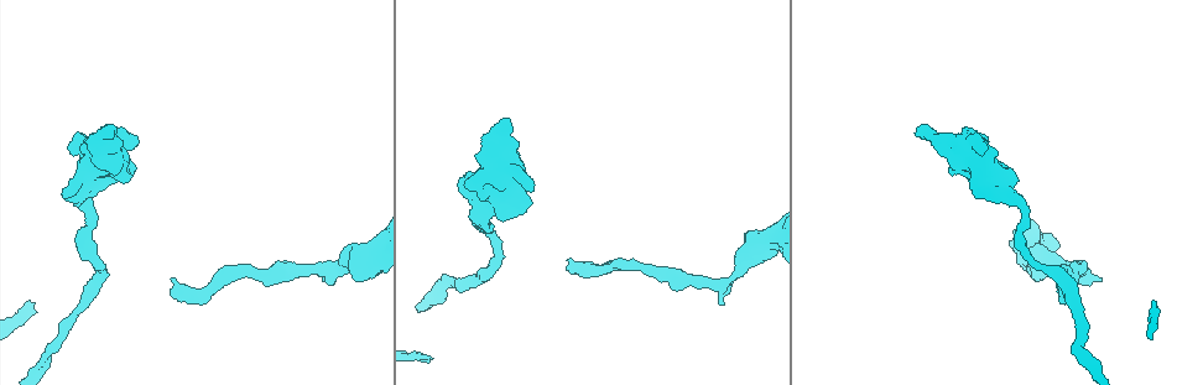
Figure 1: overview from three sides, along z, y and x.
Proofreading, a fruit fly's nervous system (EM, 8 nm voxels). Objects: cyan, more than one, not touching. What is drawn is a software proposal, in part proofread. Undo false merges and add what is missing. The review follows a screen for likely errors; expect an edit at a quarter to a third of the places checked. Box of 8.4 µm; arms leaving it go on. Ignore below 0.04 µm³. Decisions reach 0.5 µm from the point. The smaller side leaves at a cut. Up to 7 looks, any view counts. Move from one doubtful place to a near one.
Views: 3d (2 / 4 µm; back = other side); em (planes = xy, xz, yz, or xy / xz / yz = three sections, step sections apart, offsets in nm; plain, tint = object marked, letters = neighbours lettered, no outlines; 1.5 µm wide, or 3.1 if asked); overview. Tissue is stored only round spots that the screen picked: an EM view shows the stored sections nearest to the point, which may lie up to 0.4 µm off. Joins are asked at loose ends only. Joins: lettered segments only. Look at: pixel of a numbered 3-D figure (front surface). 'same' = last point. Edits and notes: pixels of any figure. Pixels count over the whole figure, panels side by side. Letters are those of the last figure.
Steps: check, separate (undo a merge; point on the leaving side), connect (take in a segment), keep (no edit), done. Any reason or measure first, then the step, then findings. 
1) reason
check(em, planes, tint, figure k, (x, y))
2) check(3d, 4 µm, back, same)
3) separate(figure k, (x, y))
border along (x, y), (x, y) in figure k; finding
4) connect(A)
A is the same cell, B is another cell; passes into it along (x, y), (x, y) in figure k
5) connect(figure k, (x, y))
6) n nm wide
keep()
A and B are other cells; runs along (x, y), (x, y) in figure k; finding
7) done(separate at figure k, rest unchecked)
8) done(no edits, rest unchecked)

abrupt turn
check(em, xy, step 4, tint, figure 1, (1021, 244))

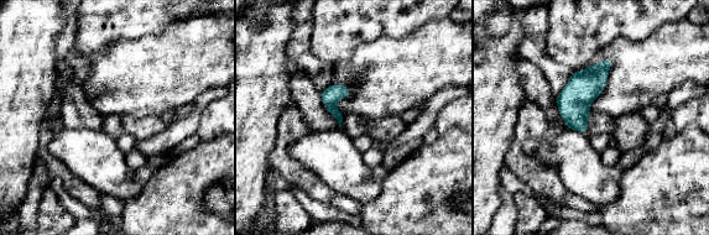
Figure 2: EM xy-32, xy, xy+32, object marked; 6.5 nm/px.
another direction
check(em, planes, tint, same)

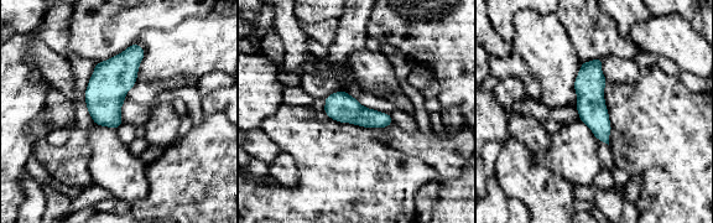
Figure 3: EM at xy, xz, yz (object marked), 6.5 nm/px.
check(em, planes, letters, same)

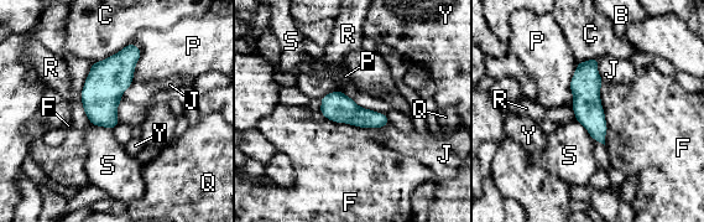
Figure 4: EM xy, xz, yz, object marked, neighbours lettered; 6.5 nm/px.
keep()
B, C, F, J, P, Q, R, S and Y are other cells; runs along (592, 62), (589, 113), (601, 139) in figure 4; one neuron here

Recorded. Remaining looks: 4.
check(3d, 4 µm, figure 1, (172, 278))

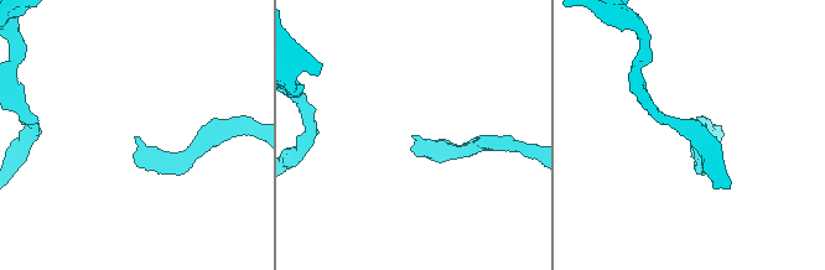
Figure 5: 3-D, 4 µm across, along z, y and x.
check(em, planes, tint, figure 5, (136, 138))

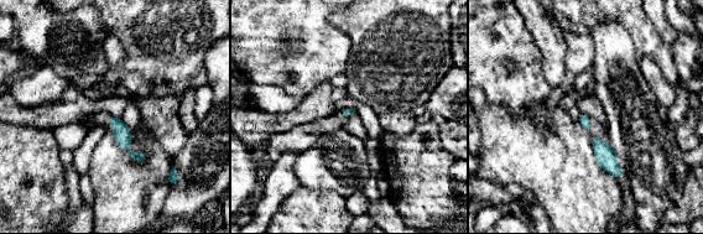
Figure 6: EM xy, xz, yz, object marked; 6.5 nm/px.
see the neighbours
check(em, planes, letters, same)

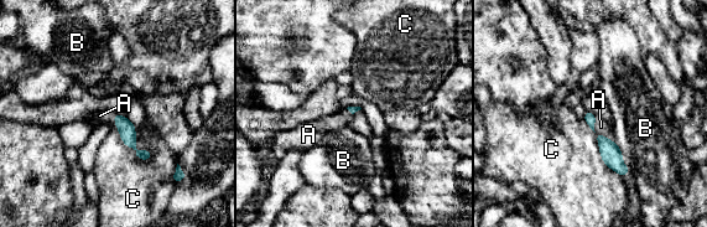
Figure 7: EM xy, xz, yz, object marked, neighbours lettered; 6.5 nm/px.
connect(A)
A is the same cell, B and C are other cells; passes into it along (611, 154), (597, 133), (601, 127) in figure 7; it goes on there

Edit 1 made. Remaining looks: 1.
done(connect at figure 7, rest unchecked)

